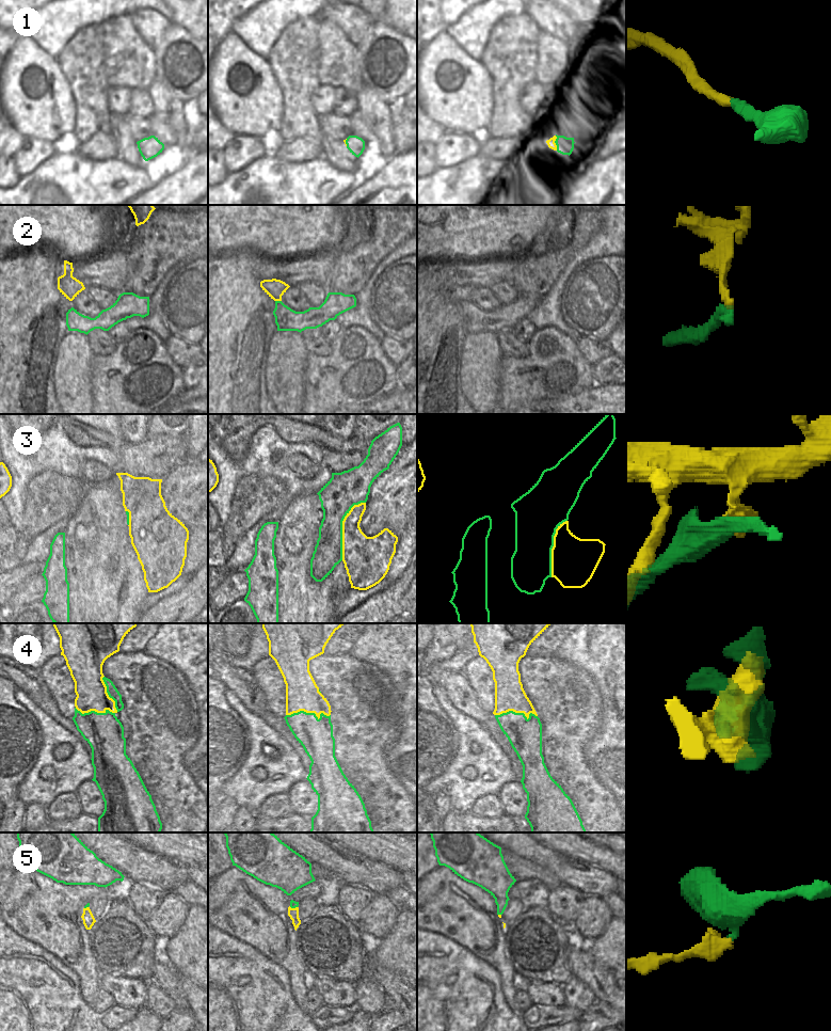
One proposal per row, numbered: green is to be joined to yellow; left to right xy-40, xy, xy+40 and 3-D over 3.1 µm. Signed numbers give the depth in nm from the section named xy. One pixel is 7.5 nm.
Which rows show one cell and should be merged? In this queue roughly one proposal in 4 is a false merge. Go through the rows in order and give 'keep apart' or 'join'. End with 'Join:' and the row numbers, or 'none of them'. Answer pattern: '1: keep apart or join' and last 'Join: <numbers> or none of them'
1: join
2: keep apart
3: keep apart
4: join
5: join
Join: 1, 4, 5

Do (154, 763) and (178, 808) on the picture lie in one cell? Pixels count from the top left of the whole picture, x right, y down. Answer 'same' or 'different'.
same

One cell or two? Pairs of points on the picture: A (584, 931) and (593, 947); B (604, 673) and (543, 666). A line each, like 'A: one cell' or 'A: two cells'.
A: two cells
B: two cells

